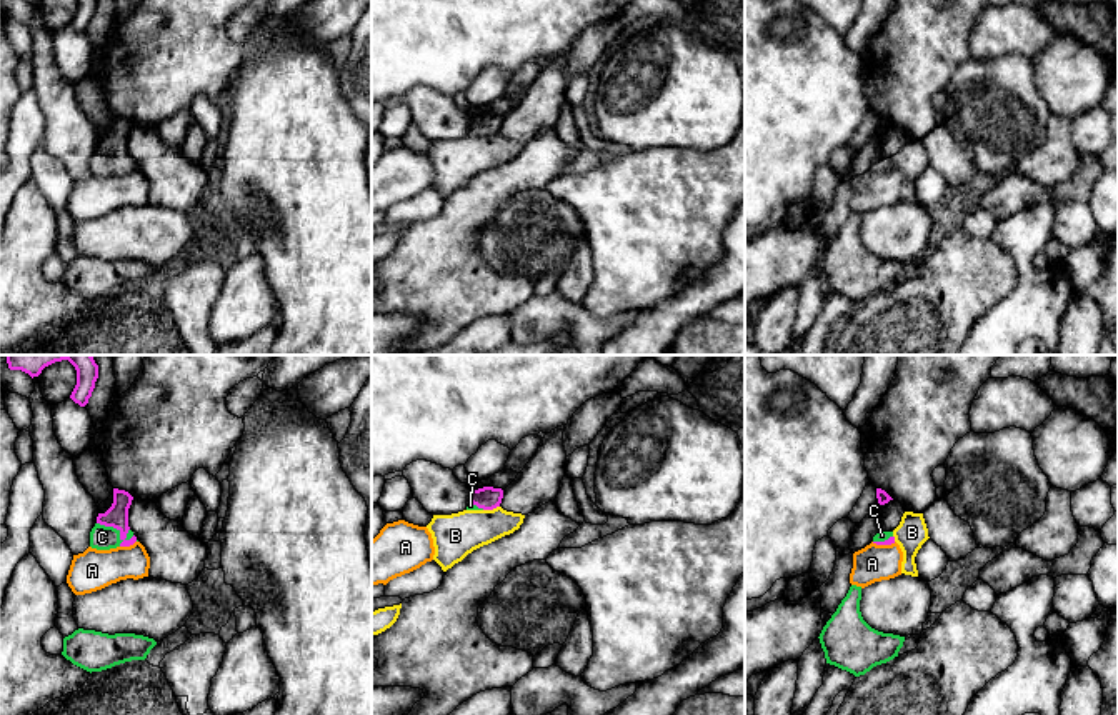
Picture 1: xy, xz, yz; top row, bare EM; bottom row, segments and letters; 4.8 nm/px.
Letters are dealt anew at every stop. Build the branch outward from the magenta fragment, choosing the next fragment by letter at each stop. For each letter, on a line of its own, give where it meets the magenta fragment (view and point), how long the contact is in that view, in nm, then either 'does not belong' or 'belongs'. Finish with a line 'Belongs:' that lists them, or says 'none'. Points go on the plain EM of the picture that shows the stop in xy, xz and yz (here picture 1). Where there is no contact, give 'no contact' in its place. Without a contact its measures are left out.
A: xy (127, 172) | 90 nm | does not belong
B: xz (490, 135) | 80 nm | does not belong
C: xy (117, 155) | 200 nm | belongs
Belongs: C

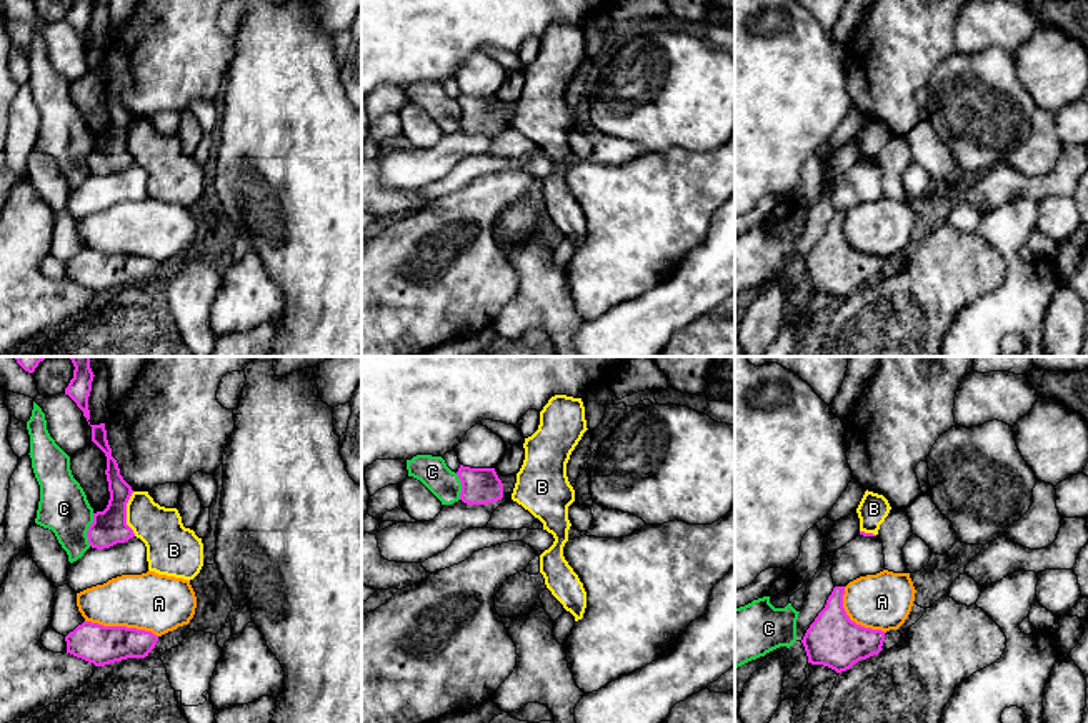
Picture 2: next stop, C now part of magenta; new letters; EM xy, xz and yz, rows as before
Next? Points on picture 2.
A: xy (122, 254) | 360 nm | does not belong
B: xy (125, 140) | 220 nm | does not belong
C: xy (89, 157) | 160 nm | does not belong
Belongs: none

